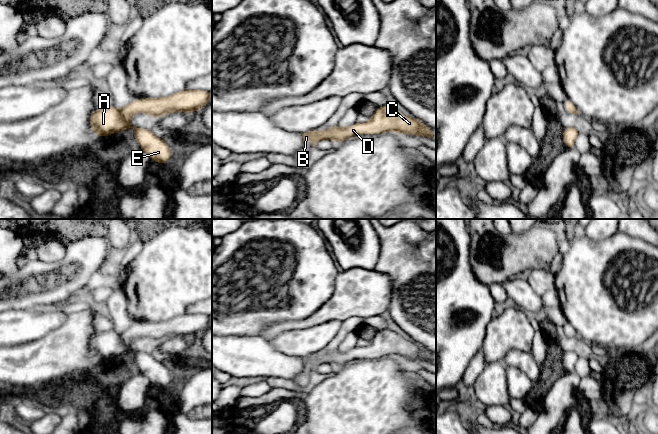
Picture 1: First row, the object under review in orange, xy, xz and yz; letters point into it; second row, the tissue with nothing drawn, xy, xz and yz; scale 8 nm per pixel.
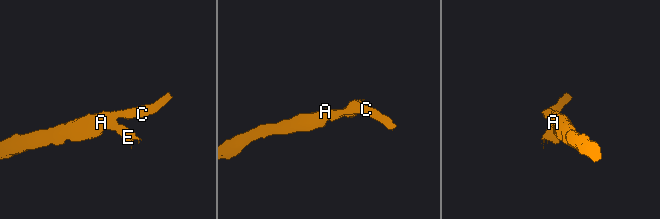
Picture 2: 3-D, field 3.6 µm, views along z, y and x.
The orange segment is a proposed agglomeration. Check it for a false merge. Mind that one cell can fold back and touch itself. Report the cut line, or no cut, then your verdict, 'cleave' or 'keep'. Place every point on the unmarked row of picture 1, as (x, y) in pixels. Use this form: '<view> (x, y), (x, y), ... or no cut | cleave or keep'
no cut | keep

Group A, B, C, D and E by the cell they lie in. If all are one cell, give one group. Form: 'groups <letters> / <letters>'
groups A B C D E

